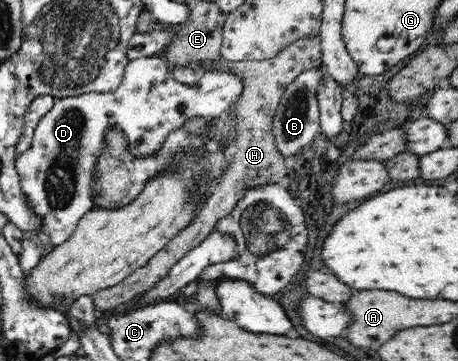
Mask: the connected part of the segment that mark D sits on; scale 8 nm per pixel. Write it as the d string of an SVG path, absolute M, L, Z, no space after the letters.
M153 56L129 61L119 88L113 92L86 92L79 96L56 99L53 108L34 128L31 148L20 153L16 158L16 169L20 176L22 191L28 204L42 220L40 231L33 231L31 234L23 233L22 236L22 251L18 257L25 276L28 277L41 262L41 252L47 242L56 247L69 240L81 216L95 207L92 186L96 179L96 164L98 156L107 146L106 132L110 128L117 128L123 133L124 140L128 143L127 151L133 157L151 157L167 142L172 132L181 131L185 135L191 134L186 125L191 119L221 116L238 101L242 90L243 83L237 75L215 71L200 74L193 86L183 84L173 76L165 58Z

